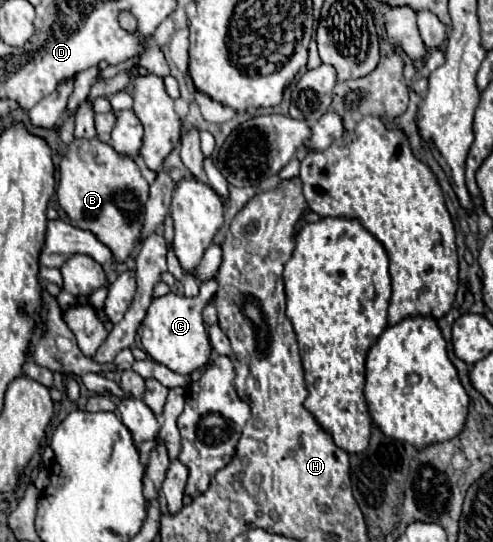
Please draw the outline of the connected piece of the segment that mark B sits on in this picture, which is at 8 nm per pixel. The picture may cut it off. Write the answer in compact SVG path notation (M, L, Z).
M73 139L61 159L59 175L57 201L71 221L109 247L117 263L133 259L139 251L145 203L149 199L149 185L135 161L119 157L111 145L99 139Z

